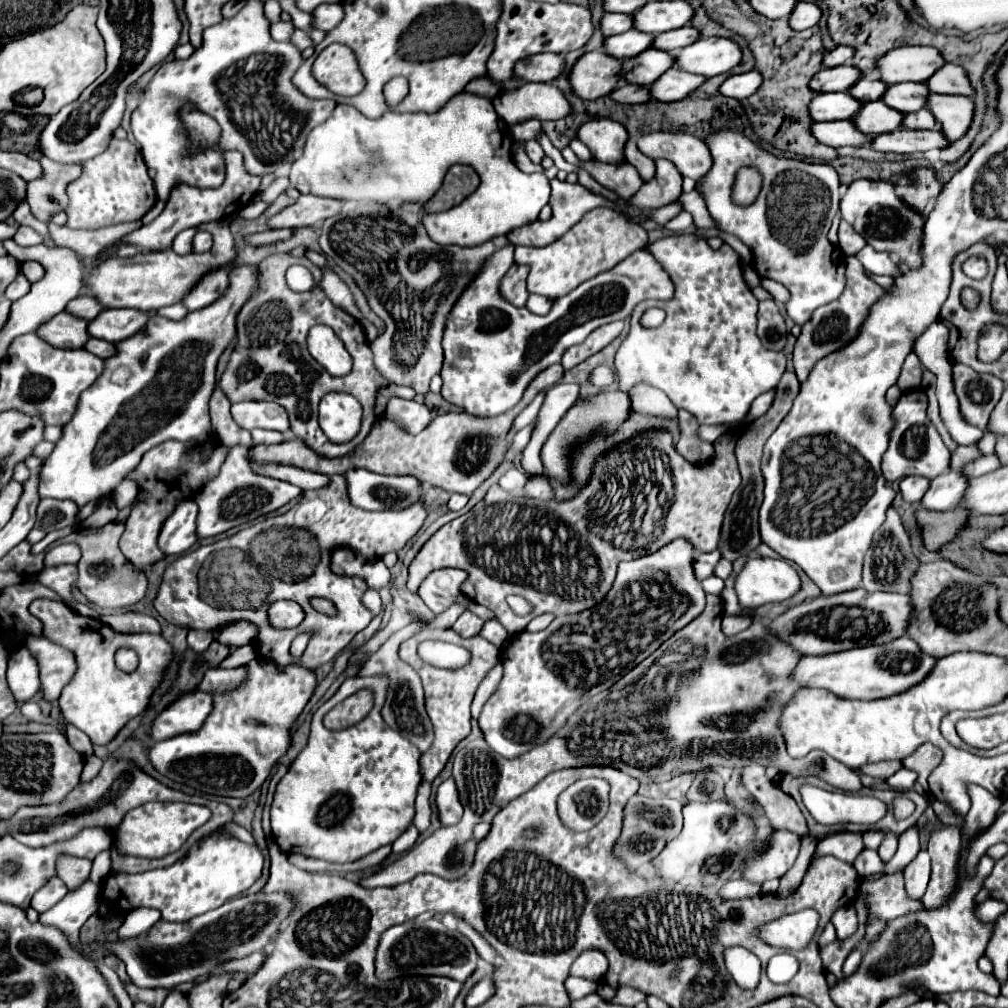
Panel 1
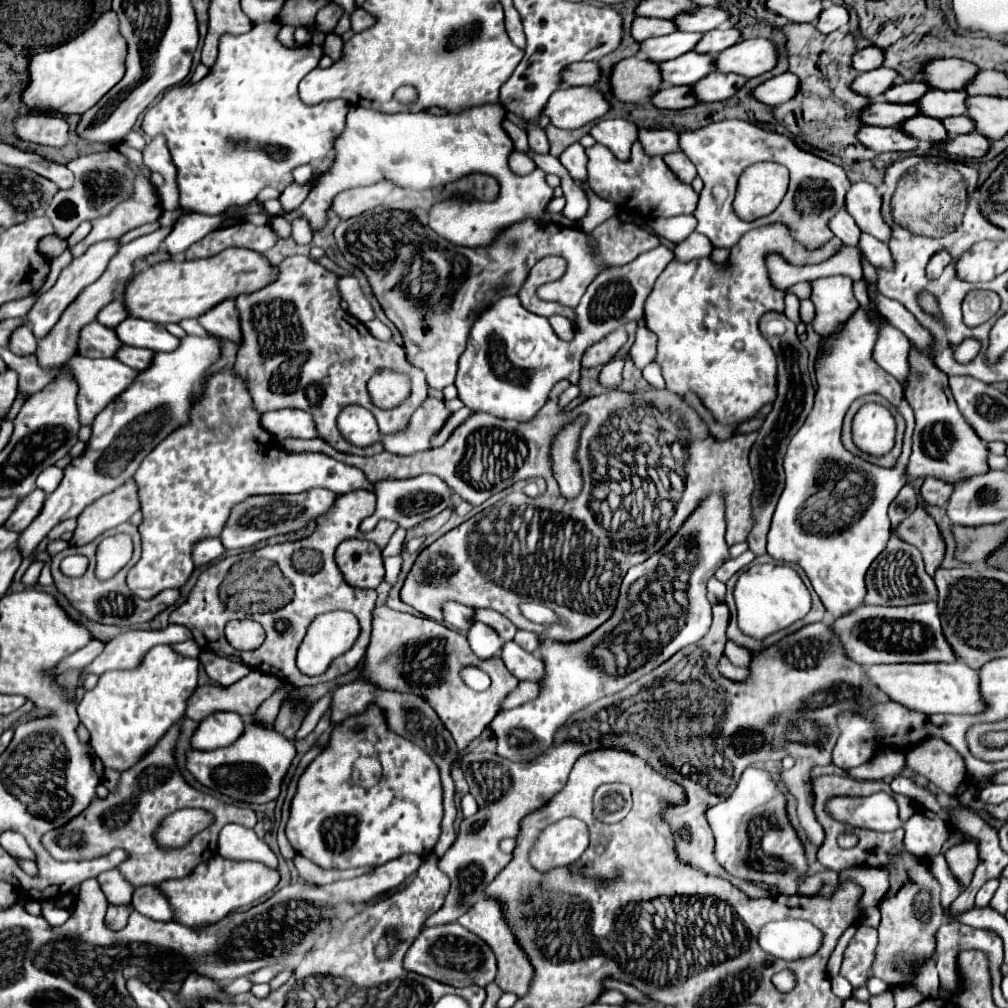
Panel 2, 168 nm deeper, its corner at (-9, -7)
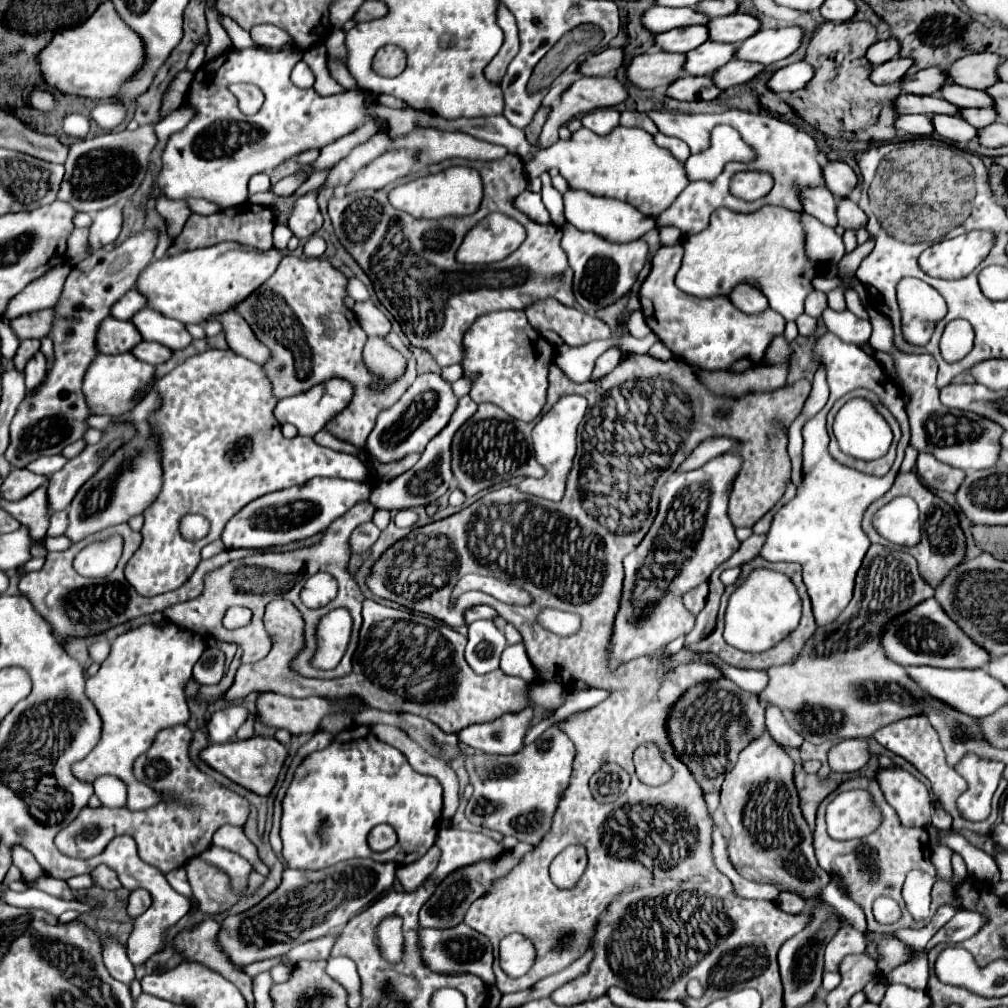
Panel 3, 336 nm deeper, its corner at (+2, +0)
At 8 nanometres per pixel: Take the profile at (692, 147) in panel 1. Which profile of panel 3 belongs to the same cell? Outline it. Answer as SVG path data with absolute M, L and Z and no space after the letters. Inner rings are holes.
M623 111L621 113L621 125L623 127L643 127L647 133L651 133L651 135L655 135L659 129L657 129L657 125L647 117L647 115L641 115L641 113L637 113L637 111Z

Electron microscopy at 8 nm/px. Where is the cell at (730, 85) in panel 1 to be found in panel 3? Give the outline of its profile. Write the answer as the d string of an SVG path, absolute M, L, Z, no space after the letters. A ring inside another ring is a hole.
M799 61L773 73L773 77L767 81L767 89L777 95L787 95L791 91L805 87L811 77L813 77L813 67L805 61Z

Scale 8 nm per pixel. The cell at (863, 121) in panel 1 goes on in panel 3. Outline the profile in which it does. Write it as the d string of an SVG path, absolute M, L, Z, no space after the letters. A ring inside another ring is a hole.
M933 115L931 123L935 127L935 135L951 143L971 141L977 135L977 129L963 121L959 115Z

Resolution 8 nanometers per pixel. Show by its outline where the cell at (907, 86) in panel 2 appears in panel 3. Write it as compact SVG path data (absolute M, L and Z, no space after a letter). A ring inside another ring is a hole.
M921 69L917 73L907 73L905 79L901 81L901 91L903 93L913 93L913 95L937 95L939 87L945 85L947 77L945 71L941 69Z

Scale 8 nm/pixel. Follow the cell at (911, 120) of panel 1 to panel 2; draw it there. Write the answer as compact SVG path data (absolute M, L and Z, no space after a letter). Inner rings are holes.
M954 116L954 118L946 118L944 126L948 126L948 134L958 136L958 134L966 134L972 132L974 122L970 120L970 116Z

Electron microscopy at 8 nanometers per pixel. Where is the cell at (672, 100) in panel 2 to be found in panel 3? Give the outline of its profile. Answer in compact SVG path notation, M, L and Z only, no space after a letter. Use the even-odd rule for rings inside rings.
M683 75L677 79L677 83L669 85L665 91L667 97L677 99L677 101L699 101L699 99L717 99L719 89L713 85L709 77L693 77L693 75Z

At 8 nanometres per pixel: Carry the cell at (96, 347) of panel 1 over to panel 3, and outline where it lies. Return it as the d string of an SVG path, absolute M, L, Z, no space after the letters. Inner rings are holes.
M141 341L137 347L133 347L131 353L149 365L159 365L171 357L171 349L167 349L165 345L147 343L147 341Z

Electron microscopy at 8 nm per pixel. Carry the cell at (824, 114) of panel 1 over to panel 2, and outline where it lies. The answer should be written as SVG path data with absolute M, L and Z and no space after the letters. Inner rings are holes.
M876 100L872 102L872 106L868 106L862 120L870 126L900 126L902 122L918 114L920 108L916 104L892 104L886 100Z

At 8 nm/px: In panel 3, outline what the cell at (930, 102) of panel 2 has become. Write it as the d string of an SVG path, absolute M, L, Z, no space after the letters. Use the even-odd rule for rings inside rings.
M947 83L945 87L941 87L939 97L957 107L989 107L991 105L991 97L985 95L985 91L967 89L955 83Z

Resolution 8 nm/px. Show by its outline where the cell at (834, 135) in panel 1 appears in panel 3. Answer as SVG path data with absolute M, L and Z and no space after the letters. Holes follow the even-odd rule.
M897 115L895 127L903 137L929 137L933 135L933 127L929 123L929 115Z

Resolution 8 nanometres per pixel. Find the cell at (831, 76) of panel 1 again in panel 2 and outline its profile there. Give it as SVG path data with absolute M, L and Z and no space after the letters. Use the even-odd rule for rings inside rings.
M876 68L876 70L860 74L856 78L856 84L852 84L852 90L856 90L862 96L868 96L868 98L878 98L888 88L894 86L898 76L900 74L896 70L892 70L892 68Z

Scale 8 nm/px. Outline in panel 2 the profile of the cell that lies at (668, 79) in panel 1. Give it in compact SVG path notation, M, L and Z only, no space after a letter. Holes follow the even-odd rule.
M710 74L708 78L704 78L704 82L696 82L696 86L692 86L692 92L698 94L700 102L714 102L714 100L728 100L732 98L750 78L740 76L740 74Z

